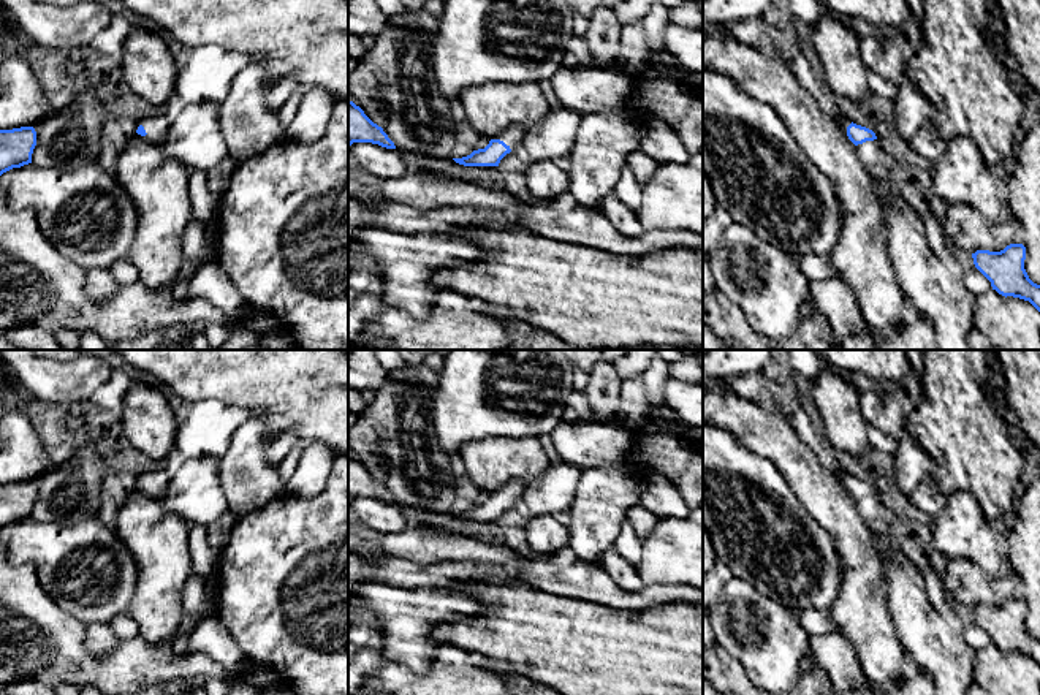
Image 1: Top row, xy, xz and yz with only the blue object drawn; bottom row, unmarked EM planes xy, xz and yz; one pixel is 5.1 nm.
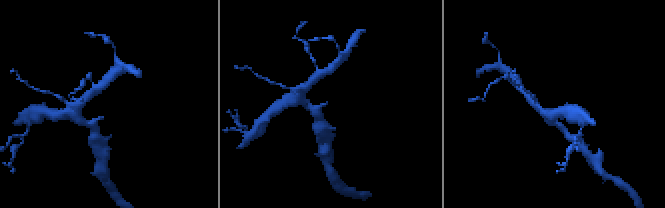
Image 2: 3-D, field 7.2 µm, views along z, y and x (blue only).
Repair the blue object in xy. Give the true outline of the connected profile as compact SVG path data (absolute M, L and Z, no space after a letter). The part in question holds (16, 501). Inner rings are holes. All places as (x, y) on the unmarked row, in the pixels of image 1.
M33 481L0 484L0 530L13 522L32 518L35 500L36 486Z

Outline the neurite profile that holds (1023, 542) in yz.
M1040 478L1026 486L1024 496L1015 505L1005 557L1023 581L1024 624L1040 640Z

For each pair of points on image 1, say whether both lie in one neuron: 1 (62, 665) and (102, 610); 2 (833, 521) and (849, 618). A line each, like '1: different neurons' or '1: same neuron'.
1: different neurons
2: same neuron

